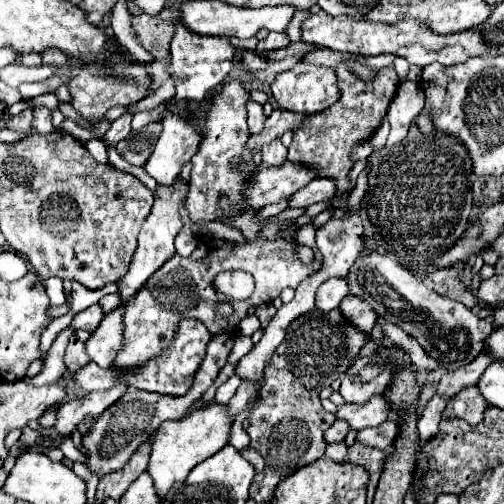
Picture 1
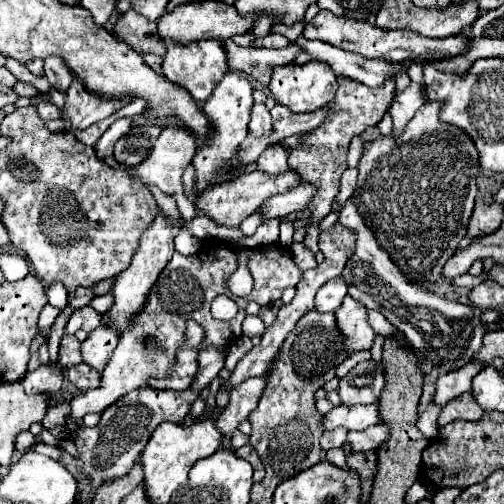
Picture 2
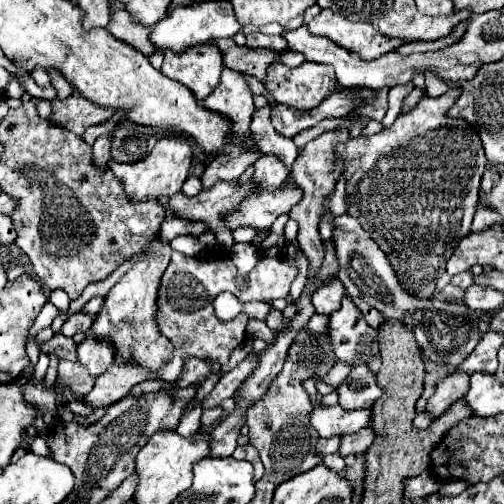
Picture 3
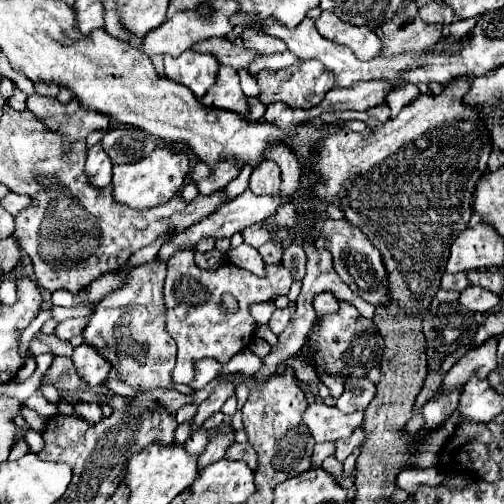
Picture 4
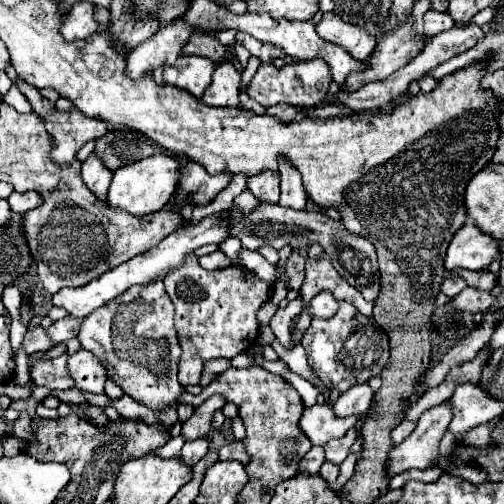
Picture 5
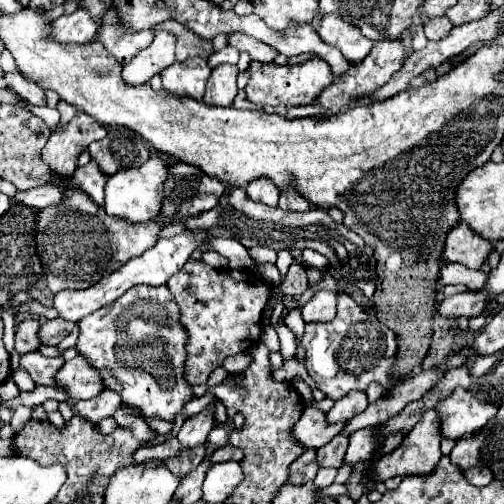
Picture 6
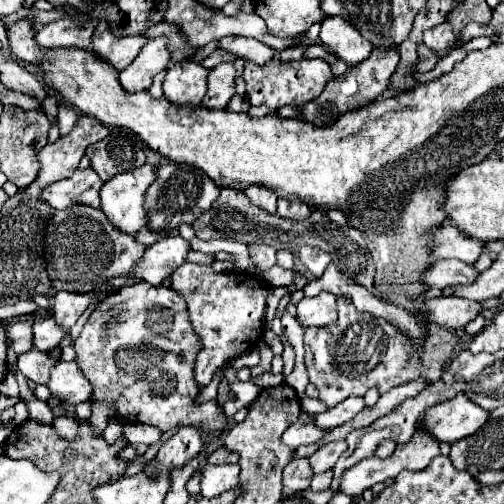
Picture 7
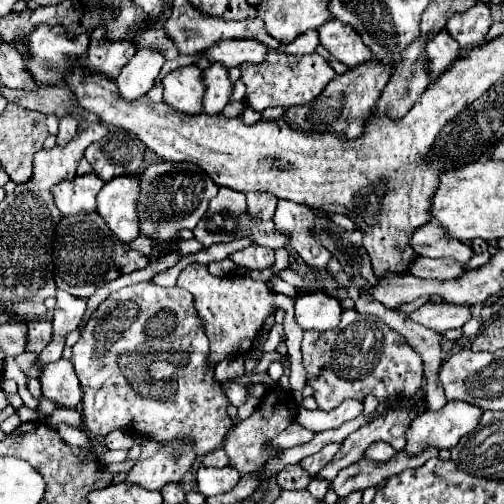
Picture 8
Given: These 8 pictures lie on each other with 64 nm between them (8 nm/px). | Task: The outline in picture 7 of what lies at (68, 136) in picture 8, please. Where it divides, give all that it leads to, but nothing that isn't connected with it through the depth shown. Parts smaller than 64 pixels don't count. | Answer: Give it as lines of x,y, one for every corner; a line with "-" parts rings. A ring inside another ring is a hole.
60,104
58,108
60,108
60,114
58,114
58,128
60,128
60,136
68,136
68,134
70,134
70,130
74,128
76,120
78,120
78,114
76,114
72,108
64,106
64,104

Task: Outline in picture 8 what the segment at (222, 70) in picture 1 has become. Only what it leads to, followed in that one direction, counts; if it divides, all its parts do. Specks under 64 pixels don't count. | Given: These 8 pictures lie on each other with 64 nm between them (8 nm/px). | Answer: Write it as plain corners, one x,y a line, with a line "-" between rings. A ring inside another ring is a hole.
196,66
178,68
162,78
164,86
164,102
174,110
184,114
200,114
202,112
202,72

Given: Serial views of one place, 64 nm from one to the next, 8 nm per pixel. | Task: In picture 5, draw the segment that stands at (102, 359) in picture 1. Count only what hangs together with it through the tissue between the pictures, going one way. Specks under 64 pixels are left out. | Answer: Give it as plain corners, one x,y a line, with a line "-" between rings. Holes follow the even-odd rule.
78,350
74,356
68,358
68,376
74,382
74,388
80,392
90,392
90,394
102,394
106,376
104,368
96,364
96,356
90,352

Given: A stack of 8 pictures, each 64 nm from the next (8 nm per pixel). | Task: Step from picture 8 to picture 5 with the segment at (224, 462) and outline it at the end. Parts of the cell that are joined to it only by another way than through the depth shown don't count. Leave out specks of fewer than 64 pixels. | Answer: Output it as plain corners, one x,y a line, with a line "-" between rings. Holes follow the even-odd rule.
228,442
218,450
218,460
238,460
242,464
248,462
248,456
244,452
244,446
240,442

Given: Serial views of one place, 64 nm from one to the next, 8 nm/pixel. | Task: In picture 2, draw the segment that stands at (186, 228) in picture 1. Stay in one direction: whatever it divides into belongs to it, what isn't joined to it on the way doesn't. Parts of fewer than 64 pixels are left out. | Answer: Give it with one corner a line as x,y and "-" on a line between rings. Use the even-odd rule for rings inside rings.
178,126
176,128
164,128
162,134
160,134
160,138
156,140
156,144
152,148
152,154
144,162
140,162
136,166
128,166
128,164
116,162
113,156
106,158
105,162
108,166
112,166
114,170
128,172
128,176
132,180
138,180
146,188
150,188
150,184
158,186
164,194
175,198
182,218
184,220
192,220
192,218
197,216
197,211
193,201
184,194
182,175
184,170
186,170
186,166
192,162
192,158
196,154
196,144
194,142
196,142
194,134
190,130
186,130
186,128
178,128
-
186,228
181,229
174,238
175,250
184,256
196,254
203,246
202,244
202,241
194,237

